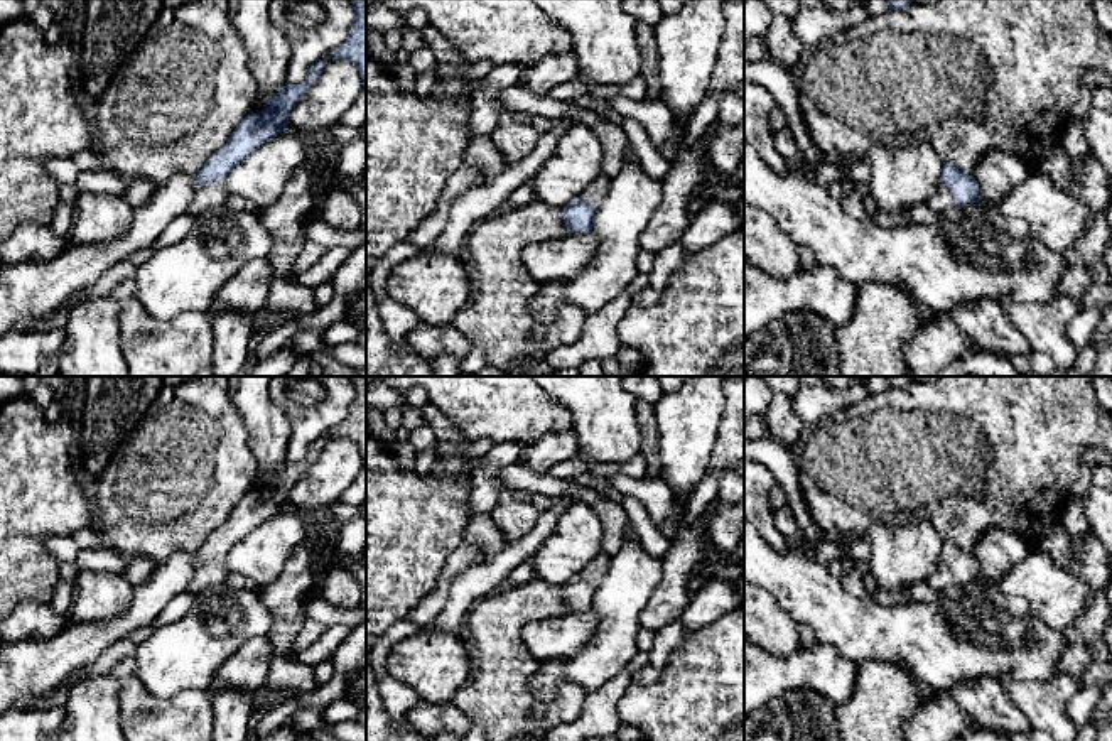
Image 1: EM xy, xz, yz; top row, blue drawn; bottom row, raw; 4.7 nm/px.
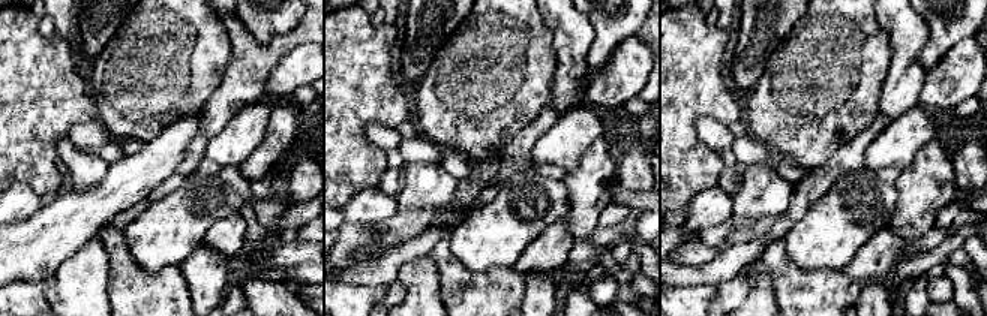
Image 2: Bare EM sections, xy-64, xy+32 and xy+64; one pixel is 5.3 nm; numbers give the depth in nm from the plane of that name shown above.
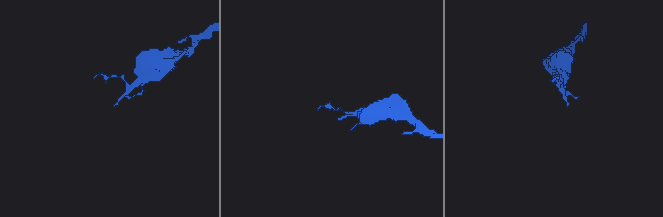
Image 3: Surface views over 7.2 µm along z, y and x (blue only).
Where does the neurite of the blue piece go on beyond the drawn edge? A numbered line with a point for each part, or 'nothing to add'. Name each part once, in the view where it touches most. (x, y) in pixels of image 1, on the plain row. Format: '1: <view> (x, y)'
1: xy (215, 573)

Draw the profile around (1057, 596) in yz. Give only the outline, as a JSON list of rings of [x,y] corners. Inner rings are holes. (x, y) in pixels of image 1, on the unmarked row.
[[[1031,550],[997,582],[989,582],[984,577],[979,581],[1021,598],[1031,614],[1056,631],[1068,630],[1082,616],[1092,598],[1092,589],[1085,582],[1036,550]]]

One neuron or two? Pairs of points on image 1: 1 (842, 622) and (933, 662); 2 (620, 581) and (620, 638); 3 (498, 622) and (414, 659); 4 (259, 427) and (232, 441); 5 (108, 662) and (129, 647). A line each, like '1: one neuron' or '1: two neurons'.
1: one neuron
2: one neuron
3: two neurons
4: two neurons
5: one neuron

